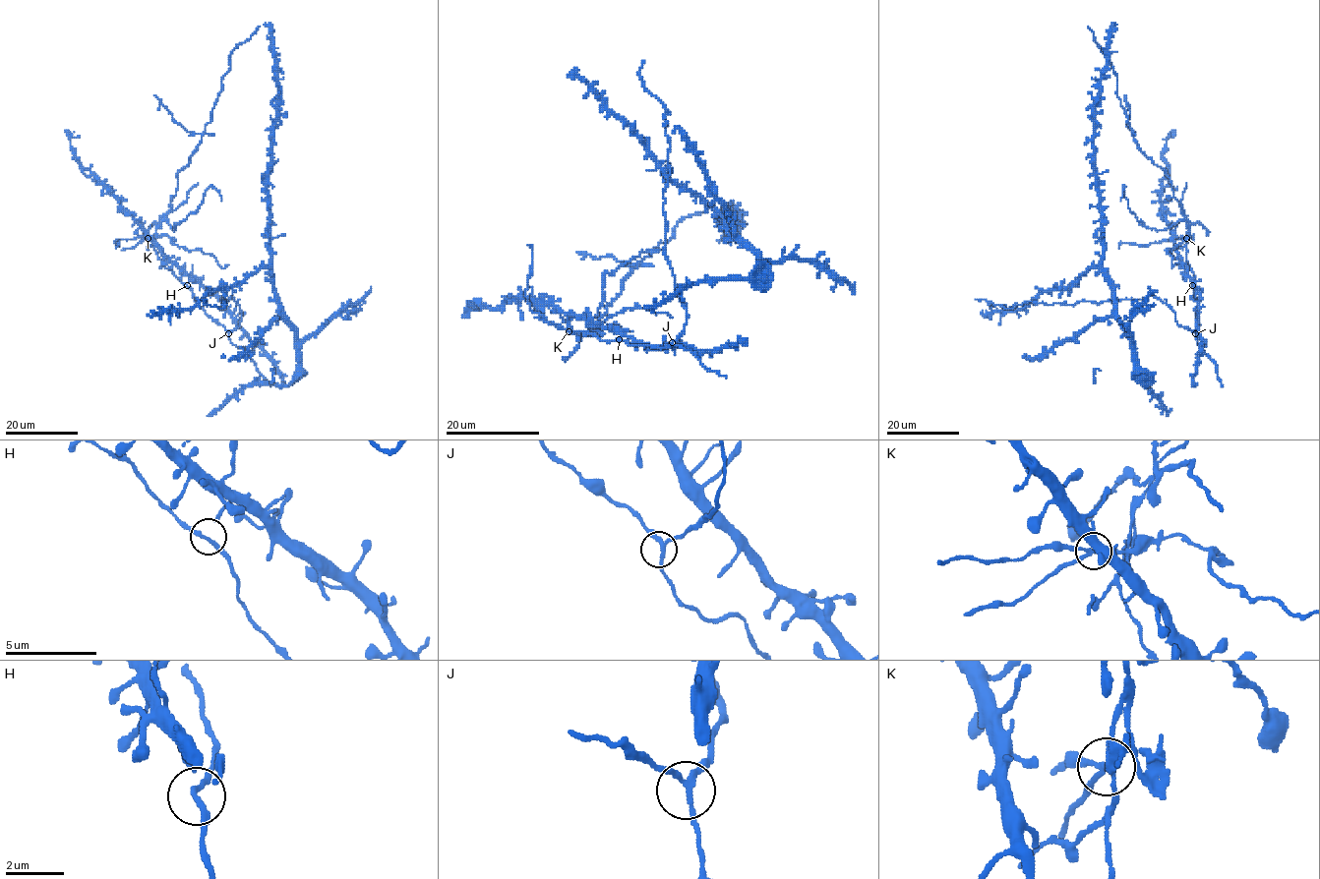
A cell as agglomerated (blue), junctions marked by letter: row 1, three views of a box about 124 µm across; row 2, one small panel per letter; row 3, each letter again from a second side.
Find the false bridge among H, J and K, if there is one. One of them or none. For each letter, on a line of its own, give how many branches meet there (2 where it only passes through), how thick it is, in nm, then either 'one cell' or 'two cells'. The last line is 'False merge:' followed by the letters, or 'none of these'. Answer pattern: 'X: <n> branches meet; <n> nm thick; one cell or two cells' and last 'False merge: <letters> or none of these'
H: 3 branches meet; 150 nm thick; one cell
J: 3 branches meet; 180 nm thick; one cell
K: 3 branches meet; 160 nm thick; two cells
False merge: K

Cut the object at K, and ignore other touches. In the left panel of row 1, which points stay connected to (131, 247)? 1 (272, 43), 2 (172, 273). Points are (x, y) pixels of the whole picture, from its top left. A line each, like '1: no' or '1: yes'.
1: no
2: no

